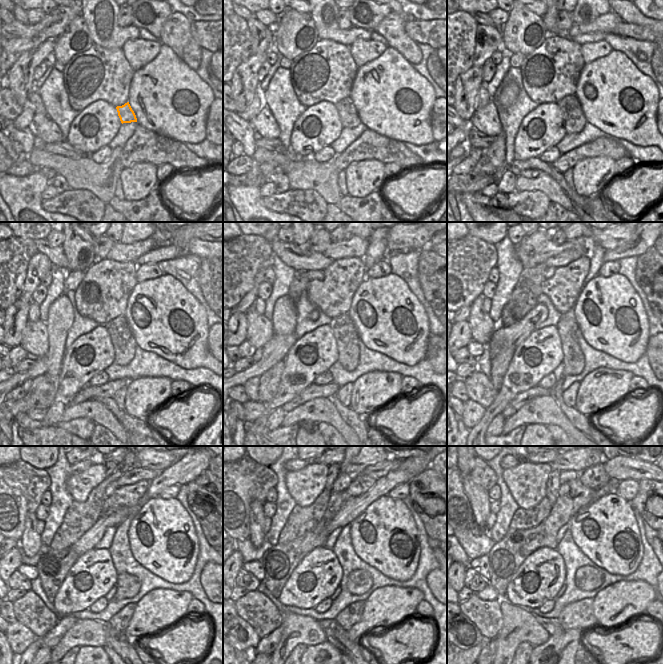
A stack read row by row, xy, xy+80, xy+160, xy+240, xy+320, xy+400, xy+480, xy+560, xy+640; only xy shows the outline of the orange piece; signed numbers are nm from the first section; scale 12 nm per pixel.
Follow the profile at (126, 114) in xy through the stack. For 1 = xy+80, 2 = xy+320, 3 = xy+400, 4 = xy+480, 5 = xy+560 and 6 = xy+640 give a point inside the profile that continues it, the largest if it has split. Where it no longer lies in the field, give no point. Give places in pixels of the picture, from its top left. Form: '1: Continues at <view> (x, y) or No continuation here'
1: Continues at xy+80 (346, 109)
2: Continues at xy+320 (346, 335)
3: Continues at xy+400 (574, 360)
4: Continues at xy+480 (128, 585)
5: Continues at xy+560 (359, 581)
6: Continues at xy+640 (587, 578).

